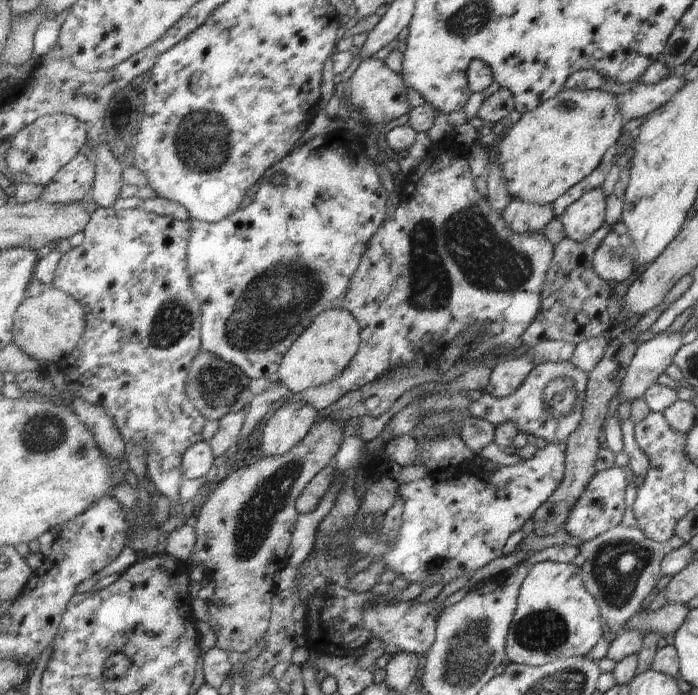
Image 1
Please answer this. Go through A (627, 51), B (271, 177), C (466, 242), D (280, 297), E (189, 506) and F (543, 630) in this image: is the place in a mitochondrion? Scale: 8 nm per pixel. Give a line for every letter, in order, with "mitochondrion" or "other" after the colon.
A: other
B: other
C: mitochondrion
D: mitochondrion
E: other
F: mitochondrion

